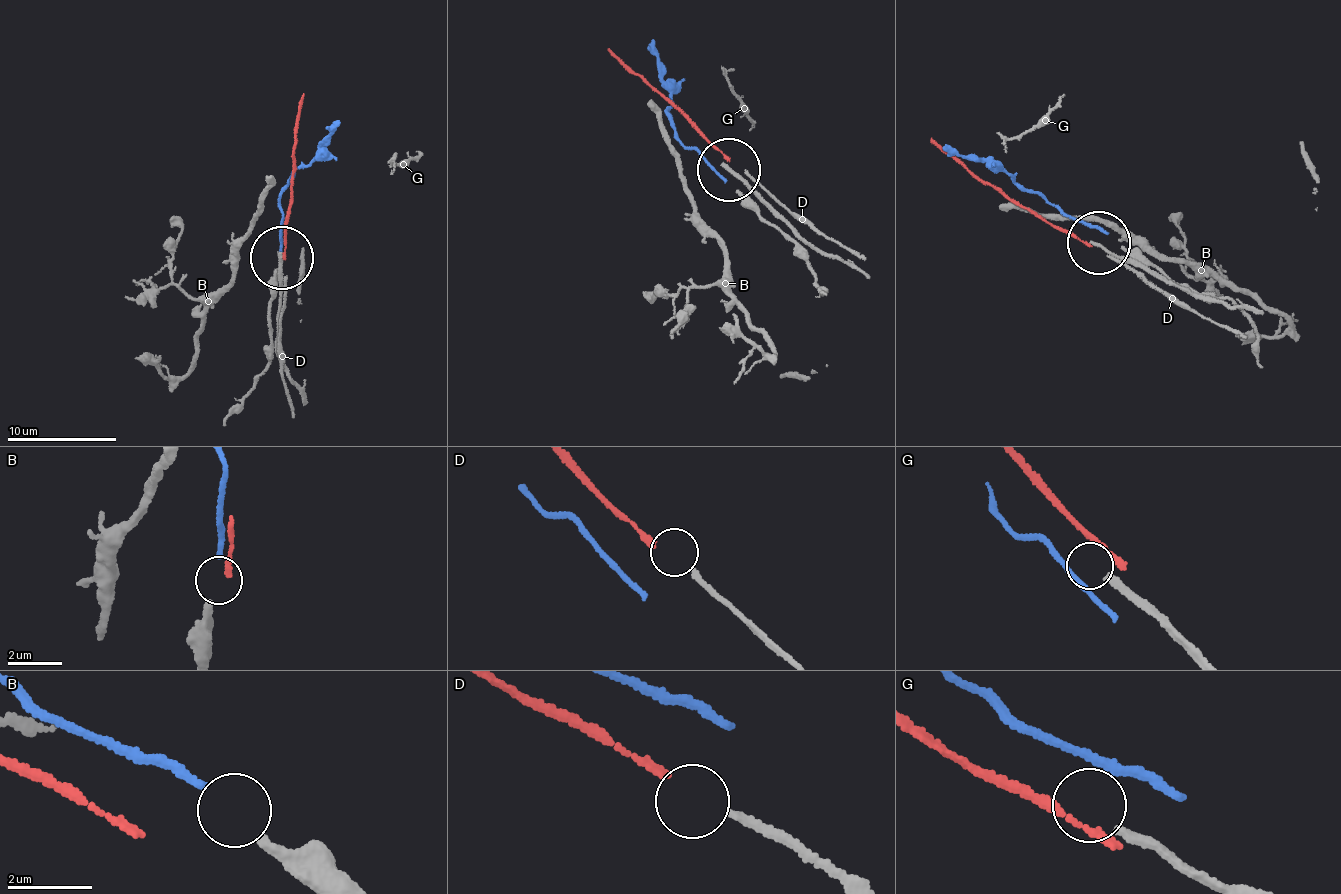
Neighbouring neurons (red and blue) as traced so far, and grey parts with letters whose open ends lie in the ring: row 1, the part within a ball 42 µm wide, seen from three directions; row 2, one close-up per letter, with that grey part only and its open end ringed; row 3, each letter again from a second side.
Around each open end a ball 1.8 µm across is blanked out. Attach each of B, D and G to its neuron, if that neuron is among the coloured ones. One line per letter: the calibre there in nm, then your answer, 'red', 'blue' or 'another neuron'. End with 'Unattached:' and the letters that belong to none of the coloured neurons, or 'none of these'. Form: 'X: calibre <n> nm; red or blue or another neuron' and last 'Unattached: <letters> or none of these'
B: calibre 280 nm; blue
D: calibre 180 nm; red
G: calibre 240 nm; another neuron
Unattached: G

